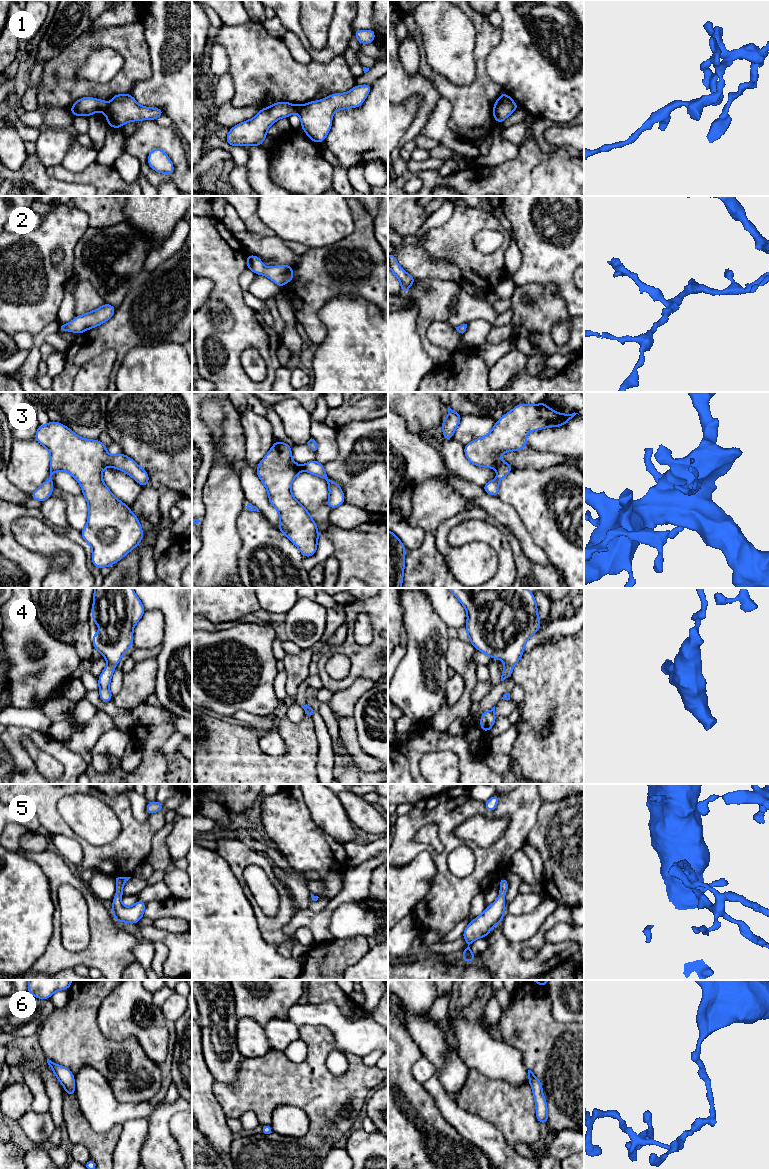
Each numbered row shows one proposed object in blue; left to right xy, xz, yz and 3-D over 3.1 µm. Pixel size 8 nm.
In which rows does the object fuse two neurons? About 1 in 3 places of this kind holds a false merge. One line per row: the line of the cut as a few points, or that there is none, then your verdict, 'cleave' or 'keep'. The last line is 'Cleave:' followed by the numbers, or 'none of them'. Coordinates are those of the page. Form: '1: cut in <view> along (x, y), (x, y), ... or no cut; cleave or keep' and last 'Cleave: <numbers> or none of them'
1: cut in xy along (108, 104), (103, 112); cleave
2: no cut; keep
3: no cut; keep
4: no cut; keep
5: no cut; keep
6: no cut; keep
Cleave: 1

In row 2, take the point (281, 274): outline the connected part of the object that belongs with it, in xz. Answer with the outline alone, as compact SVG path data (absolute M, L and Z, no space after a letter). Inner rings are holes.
M248 254L246 259L247 268L256 275L265 275L276 283L280 288L294 279L292 265L278 265L266 268L258 256Z

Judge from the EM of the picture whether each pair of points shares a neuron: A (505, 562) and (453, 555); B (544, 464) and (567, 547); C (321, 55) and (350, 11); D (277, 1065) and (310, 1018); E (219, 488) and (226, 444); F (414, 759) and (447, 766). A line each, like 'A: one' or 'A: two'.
A: two
B: two
C: one
D: two
E: two
F: two

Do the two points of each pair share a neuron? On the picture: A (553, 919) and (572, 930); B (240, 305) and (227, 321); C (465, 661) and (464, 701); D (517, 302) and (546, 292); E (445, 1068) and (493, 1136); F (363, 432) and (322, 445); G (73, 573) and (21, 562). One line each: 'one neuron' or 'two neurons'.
A: two neurons
B: two neurons
C: one neuron
D: one neuron
E: two neurons
F: two neurons
G: two neurons

